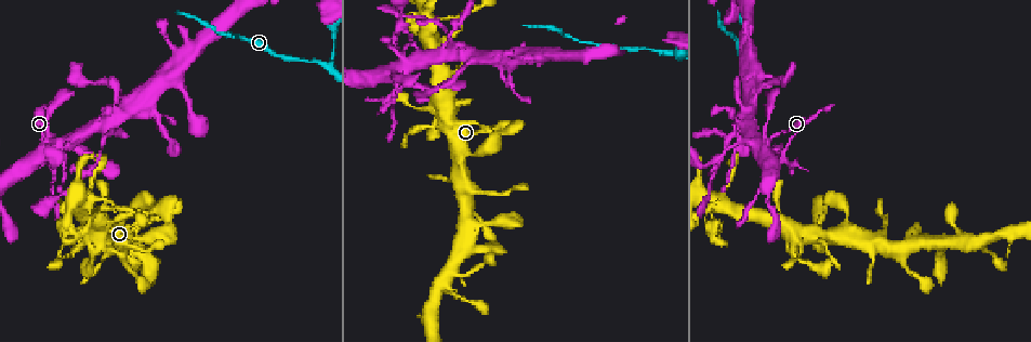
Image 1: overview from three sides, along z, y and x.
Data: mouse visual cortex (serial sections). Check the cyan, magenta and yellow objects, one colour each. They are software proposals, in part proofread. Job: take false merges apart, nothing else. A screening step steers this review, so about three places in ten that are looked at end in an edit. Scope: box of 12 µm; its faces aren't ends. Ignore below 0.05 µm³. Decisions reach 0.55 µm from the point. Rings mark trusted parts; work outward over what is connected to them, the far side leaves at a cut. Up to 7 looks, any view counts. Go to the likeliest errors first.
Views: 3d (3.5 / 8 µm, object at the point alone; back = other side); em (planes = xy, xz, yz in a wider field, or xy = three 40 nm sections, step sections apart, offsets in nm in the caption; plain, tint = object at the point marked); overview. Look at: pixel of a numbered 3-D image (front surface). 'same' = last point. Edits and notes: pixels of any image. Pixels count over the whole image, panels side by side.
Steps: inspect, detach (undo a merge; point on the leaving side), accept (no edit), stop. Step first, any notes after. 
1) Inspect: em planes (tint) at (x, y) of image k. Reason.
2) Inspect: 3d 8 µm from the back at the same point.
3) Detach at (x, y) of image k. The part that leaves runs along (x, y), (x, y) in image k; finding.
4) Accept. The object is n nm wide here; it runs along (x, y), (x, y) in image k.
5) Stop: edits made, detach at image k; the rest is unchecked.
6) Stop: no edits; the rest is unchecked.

Inspect: 3d 3.5 µm at (322, 63) of image 1. Two arms in line, one across.

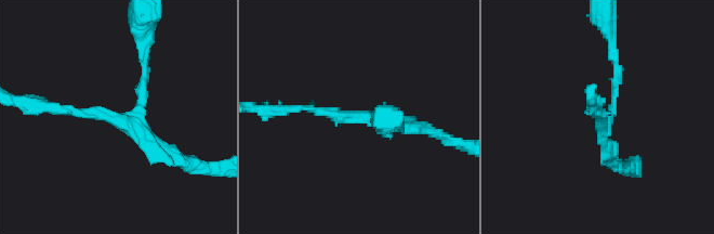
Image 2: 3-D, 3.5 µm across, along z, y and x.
Inspect: em xy step 5 (tint) at (600, 122) of image 2. Shape alone is not enough.

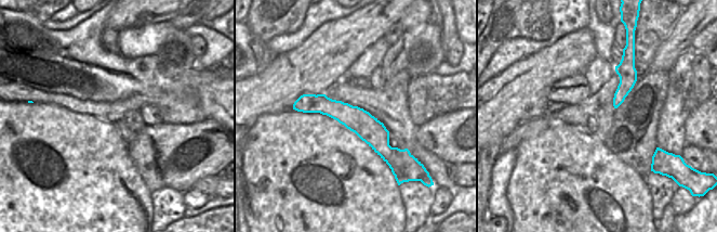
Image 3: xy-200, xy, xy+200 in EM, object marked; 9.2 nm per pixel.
Inspect: em xy step 2 (tint) at the same point.

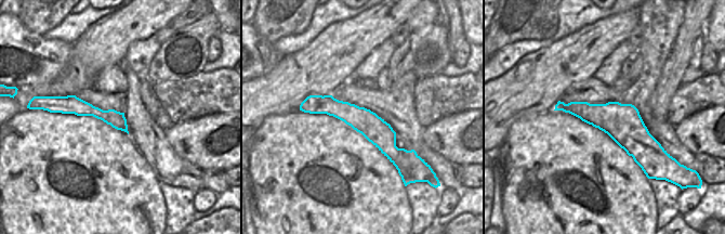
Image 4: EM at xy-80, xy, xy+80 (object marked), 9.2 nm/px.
Accept. 3 arms meet here; it runs along (307, 107), (350, 113), (408, 154) in image 4; continuous, no second cell.

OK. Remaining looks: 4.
Inspect: 3d 3.5 µm at (80, 235) of image 1. Sharp bend.

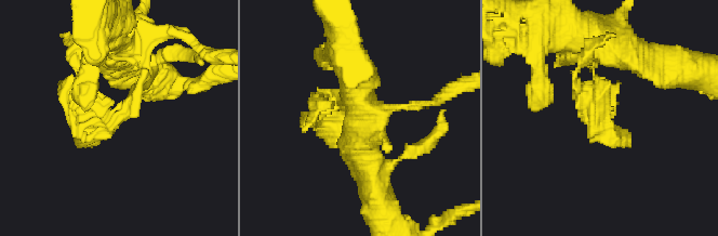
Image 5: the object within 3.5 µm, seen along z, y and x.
Inspect: em xy step 3 (tint) at (116, 119) of image 5. Need the tissue.

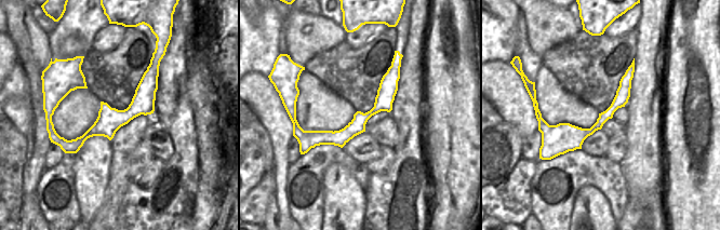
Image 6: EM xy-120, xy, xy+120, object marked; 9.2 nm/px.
Accept. The object is 160 nm wide here; it runs along (394, 71), (373, 111), (311, 145) in image 6; all the same cell.

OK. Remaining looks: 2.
Inspect: 3d 3.5 µm at (451, 39) of image 1. Branch point.

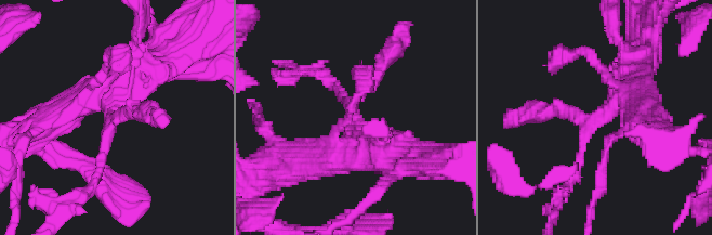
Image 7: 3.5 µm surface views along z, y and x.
Inspect: em xy step 3 (tint) at (110, 127) of image 7. Need the tissue.

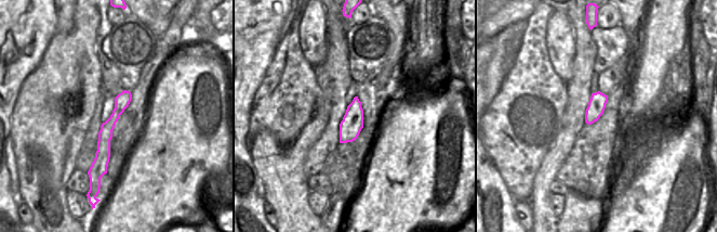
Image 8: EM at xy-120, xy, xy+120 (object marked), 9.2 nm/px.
Accept. It runs along (641, 95), (588, 129), (566, 188) in image 7; continuous, no second cell.

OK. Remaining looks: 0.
Stop: no edits; the rest is unchecked.

